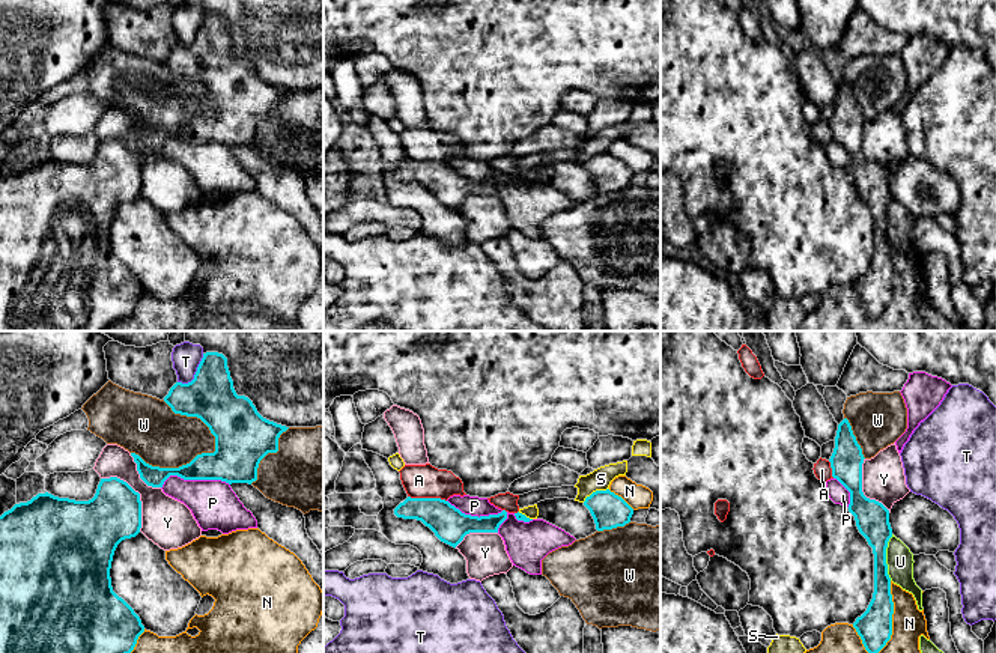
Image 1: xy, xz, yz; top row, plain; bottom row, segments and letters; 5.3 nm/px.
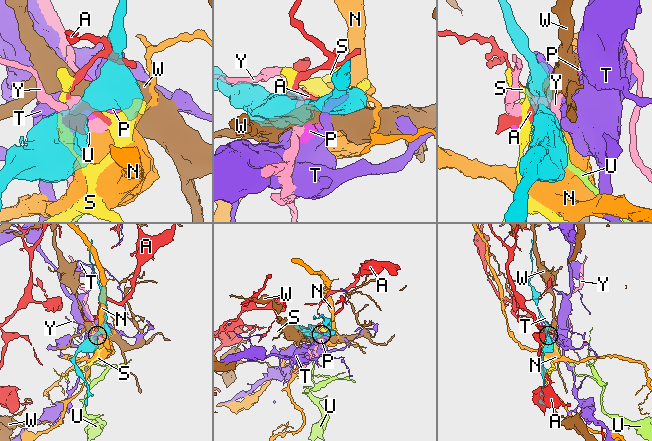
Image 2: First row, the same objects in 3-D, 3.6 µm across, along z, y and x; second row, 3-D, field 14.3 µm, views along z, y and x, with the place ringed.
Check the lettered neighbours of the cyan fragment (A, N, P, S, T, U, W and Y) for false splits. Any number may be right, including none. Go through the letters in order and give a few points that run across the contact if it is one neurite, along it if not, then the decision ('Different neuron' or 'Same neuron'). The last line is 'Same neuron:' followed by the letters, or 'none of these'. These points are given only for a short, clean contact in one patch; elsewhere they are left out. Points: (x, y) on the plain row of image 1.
A: Different neuron
N: Different neuron
P: Different neuron
S: Different neuron
T: Different neuron
U: Different neuron
W: Different neuron
Y: Different neuron
Same neuron: none of these

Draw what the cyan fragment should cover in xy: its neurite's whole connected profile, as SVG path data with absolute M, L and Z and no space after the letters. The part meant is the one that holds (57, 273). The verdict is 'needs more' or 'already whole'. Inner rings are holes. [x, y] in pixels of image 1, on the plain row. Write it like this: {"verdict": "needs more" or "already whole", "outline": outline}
{"verdict": "already whole", "outline": "M117 140L101 141L95 159L89 164L59 161L45 155L5 175L0 179L0 331L105 331L111 323L129 317L144 289L134 272L113 254L110 232L117 208L135 200L140 191L140 156Z"}

